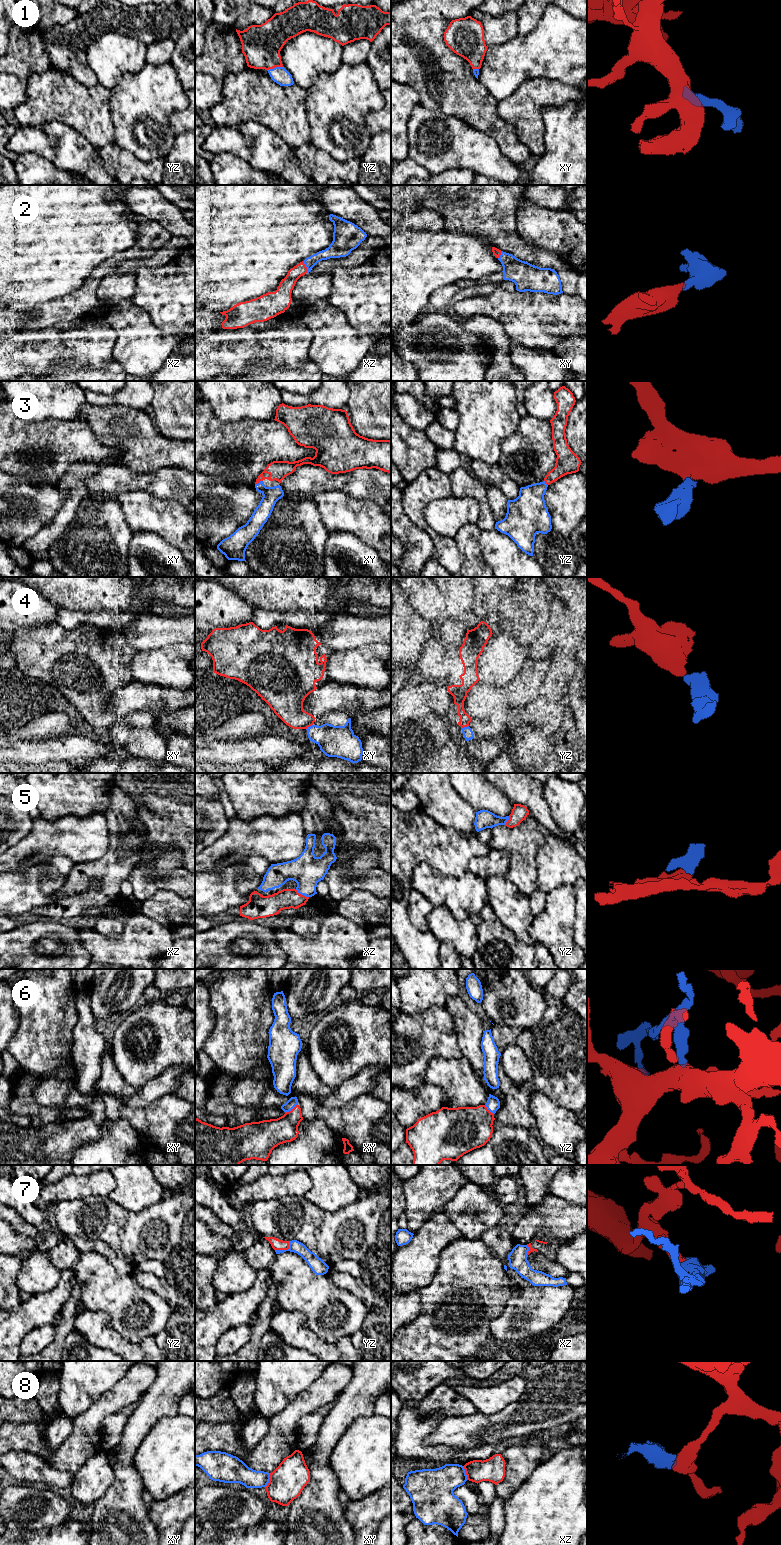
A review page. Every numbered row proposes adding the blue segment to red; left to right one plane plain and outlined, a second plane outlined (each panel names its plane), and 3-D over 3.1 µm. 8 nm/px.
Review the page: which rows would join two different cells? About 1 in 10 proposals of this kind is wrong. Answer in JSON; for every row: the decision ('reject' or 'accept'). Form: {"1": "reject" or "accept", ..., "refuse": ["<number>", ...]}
{"1": "accept", "2": "accept", "3": "accept", "4": "reject", "5": "accept", "6": "accept", "7": "accept", "8": "accept", "refuse": ["4"]}

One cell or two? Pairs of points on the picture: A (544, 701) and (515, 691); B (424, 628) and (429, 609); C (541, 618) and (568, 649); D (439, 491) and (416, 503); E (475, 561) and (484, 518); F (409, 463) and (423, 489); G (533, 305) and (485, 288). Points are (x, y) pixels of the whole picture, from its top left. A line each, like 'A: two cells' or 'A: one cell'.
A: two cells
B: two cells
C: two cells
D: one cell
E: two cells
F: two cells
G: two cells

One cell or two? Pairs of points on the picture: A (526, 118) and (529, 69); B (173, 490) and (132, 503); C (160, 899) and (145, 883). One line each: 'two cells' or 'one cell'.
A: two cells
B: two cells
C: two cells

